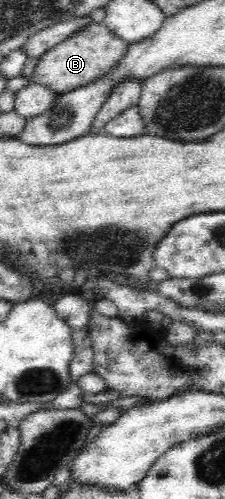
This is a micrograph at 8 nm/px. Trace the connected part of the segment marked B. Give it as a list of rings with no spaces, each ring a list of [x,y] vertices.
[[[91,22],[83,27],[77,34],[71,35],[42,54],[36,64],[31,82],[46,86],[57,93],[68,93],[76,88],[87,86],[96,82],[97,79],[105,79],[116,70],[125,51],[128,50],[128,43],[115,36],[104,22]]]

